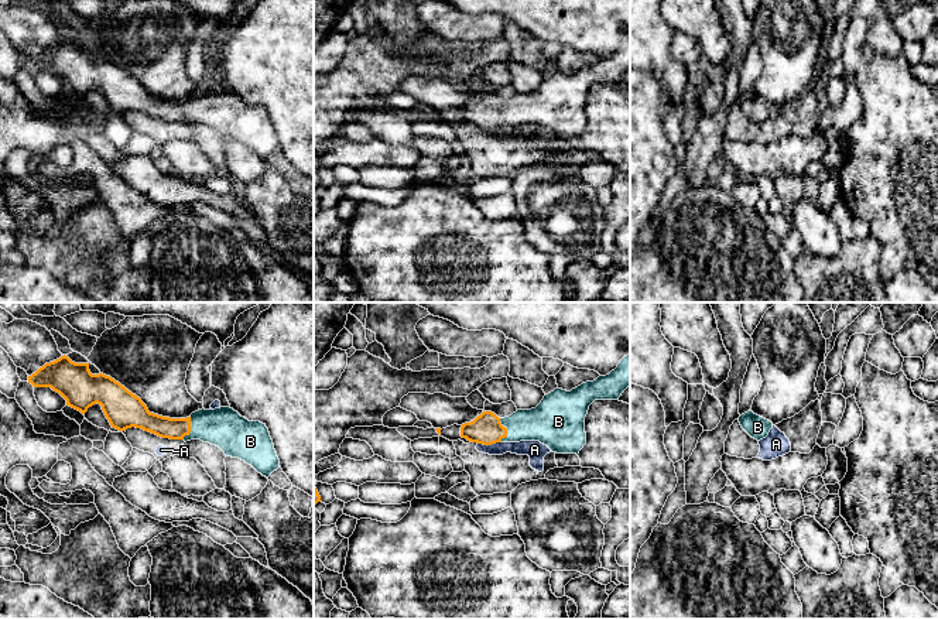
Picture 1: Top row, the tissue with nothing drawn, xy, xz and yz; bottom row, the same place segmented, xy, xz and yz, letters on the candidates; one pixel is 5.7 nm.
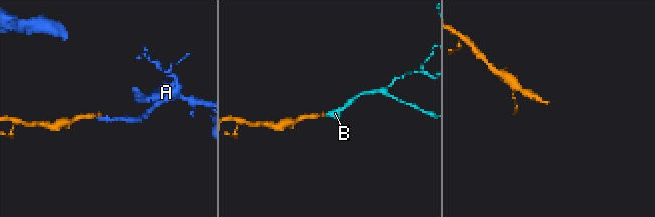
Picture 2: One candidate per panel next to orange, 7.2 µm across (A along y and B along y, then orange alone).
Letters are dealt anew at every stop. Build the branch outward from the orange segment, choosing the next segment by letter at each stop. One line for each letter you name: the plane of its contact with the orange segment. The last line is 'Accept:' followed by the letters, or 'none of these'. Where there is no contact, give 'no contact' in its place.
B: contact in xz
Accept: B

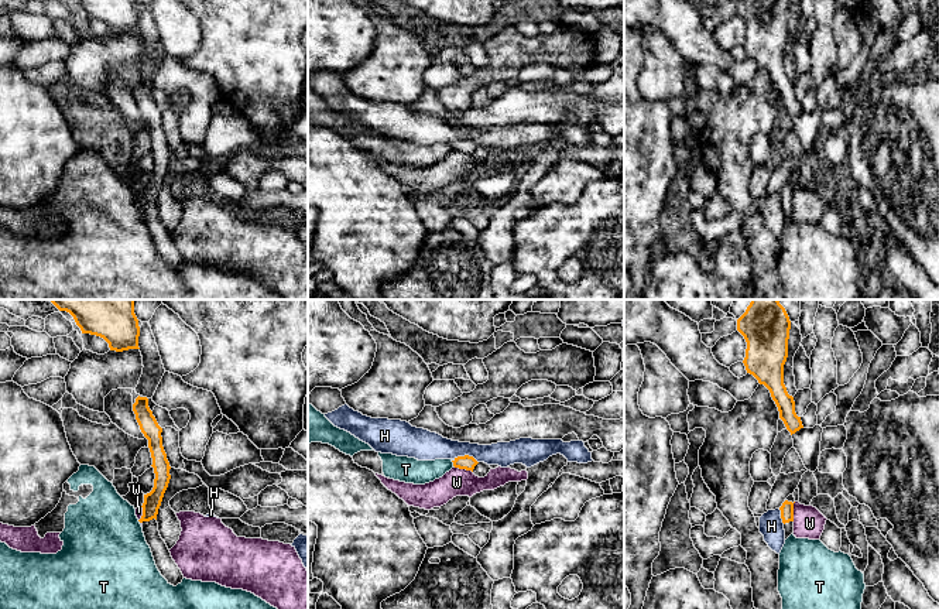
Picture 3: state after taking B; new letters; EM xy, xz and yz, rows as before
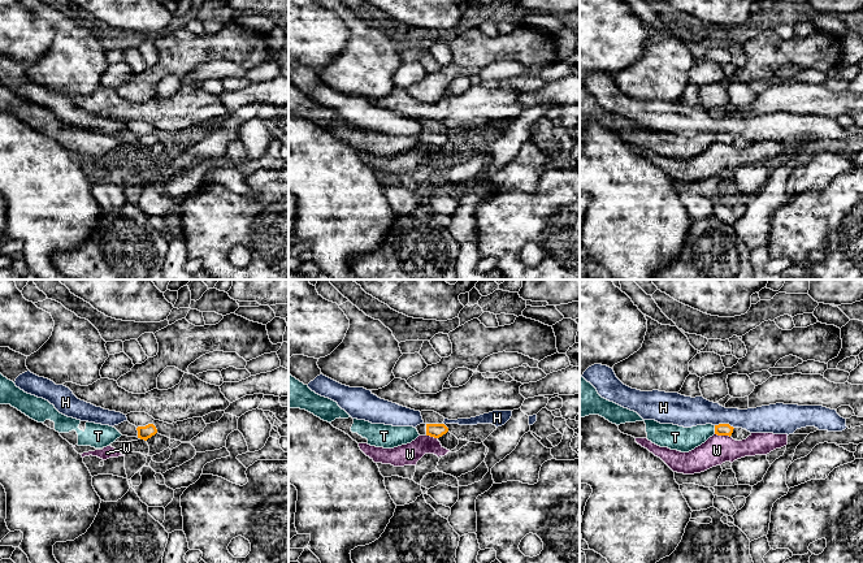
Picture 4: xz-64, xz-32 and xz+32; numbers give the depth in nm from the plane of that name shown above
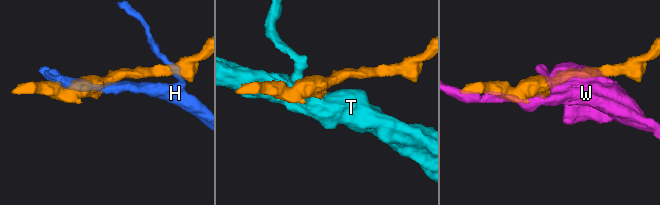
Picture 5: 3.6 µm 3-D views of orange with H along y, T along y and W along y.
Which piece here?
Accept: none of these

